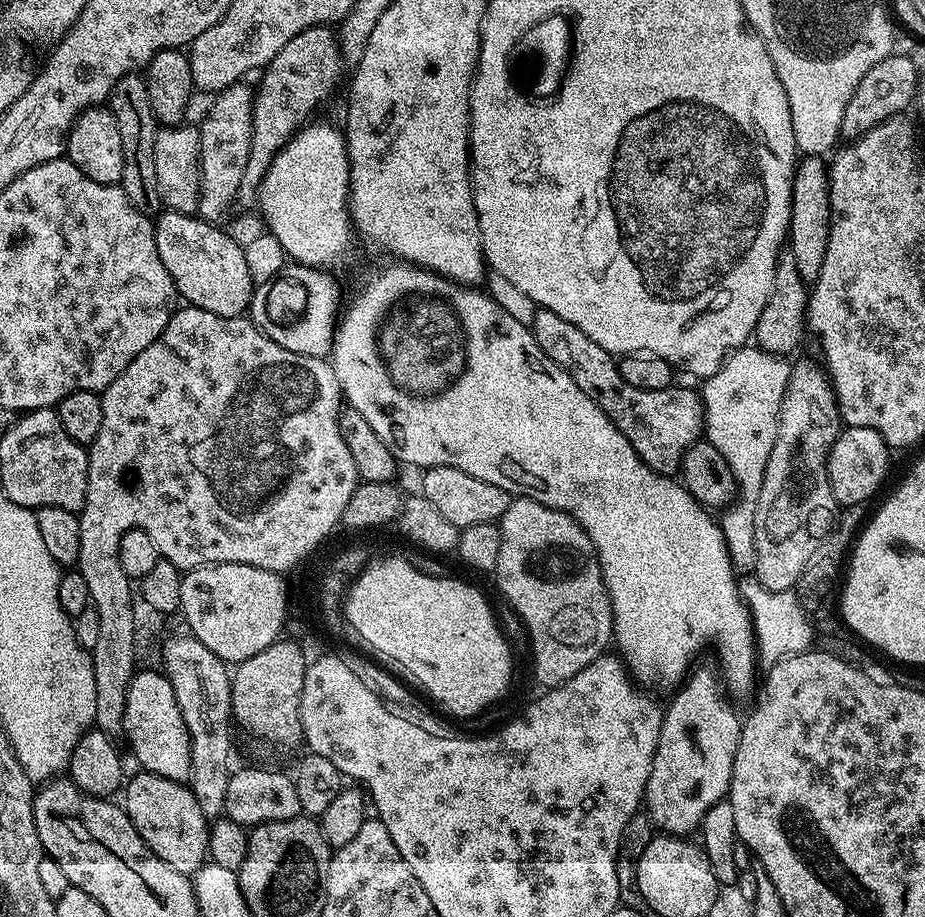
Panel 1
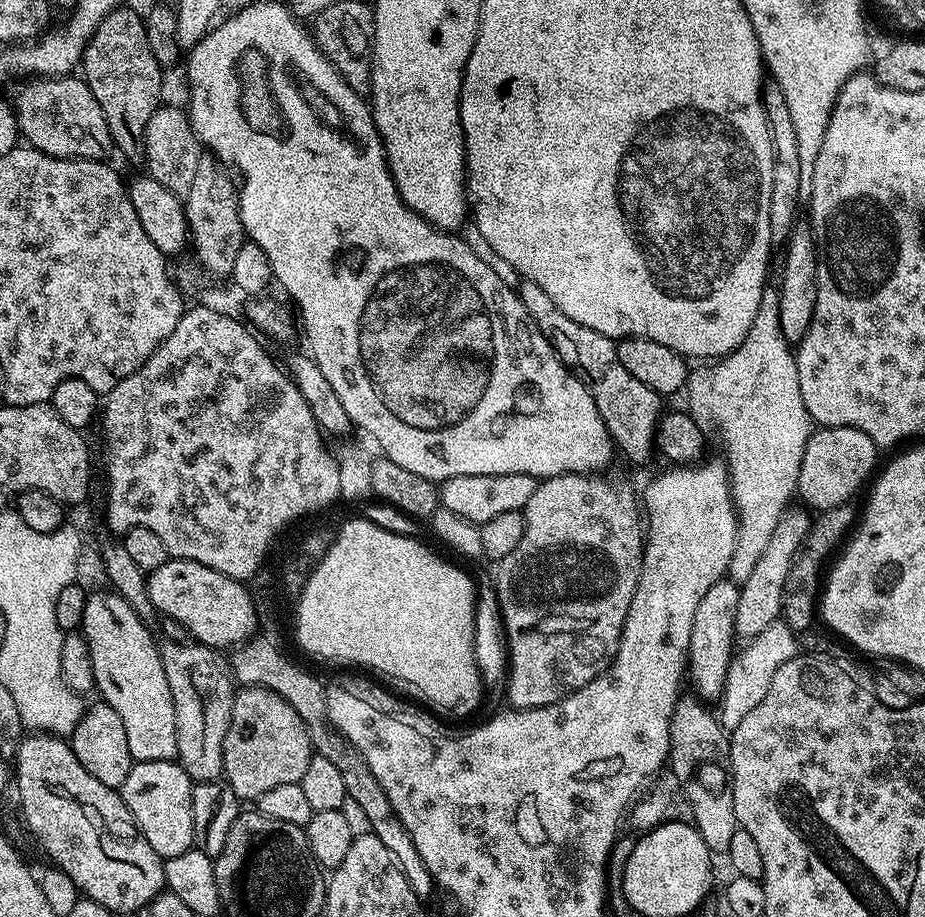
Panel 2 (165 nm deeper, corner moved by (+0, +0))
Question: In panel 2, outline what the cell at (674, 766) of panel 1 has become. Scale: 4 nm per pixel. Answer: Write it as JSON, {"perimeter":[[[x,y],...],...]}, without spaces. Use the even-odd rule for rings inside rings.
{"perimeter":[[[725,578],[714,582],[710,590],[698,602],[698,610],[694,613],[694,622],[690,626],[690,646],[686,661],[687,679],[692,679],[695,695],[705,702],[719,701],[724,692],[726,674],[730,670],[730,662],[734,655],[732,643],[737,643],[736,611],[740,590],[731,580]]]}

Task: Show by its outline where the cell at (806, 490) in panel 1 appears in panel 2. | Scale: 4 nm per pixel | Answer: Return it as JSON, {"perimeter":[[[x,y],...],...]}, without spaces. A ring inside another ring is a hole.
{"perimeter":[[[789,510],[774,526],[774,534],[770,534],[770,543],[766,550],[762,550],[762,558],[758,558],[758,566],[746,578],[744,584],[739,585],[740,597],[736,611],[736,634],[741,641],[747,642],[766,630],[766,626],[777,623],[781,619],[780,607],[784,597],[784,583],[792,565],[792,559],[800,548],[800,543],[806,538],[810,516],[807,511],[795,512]],[[805,512],[805,513],[804,513]]]}

